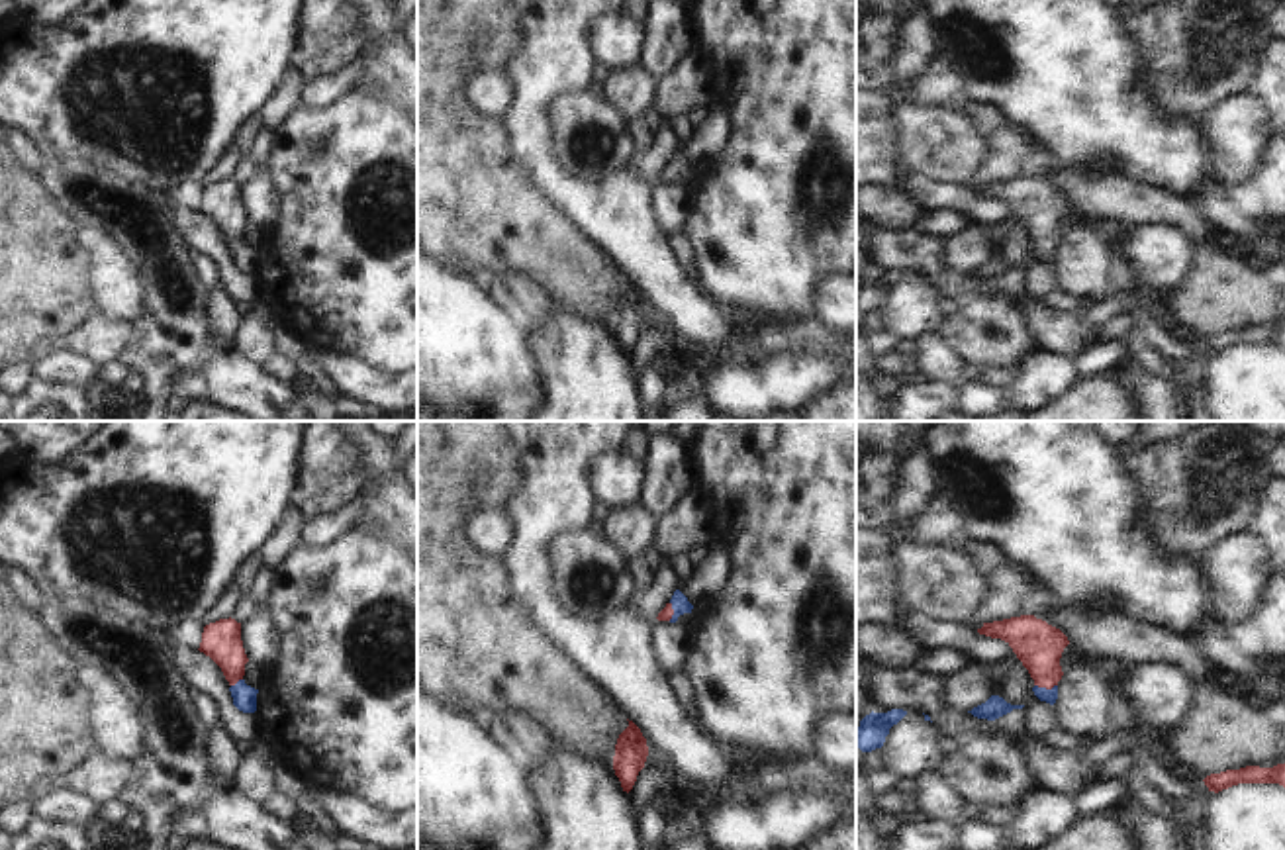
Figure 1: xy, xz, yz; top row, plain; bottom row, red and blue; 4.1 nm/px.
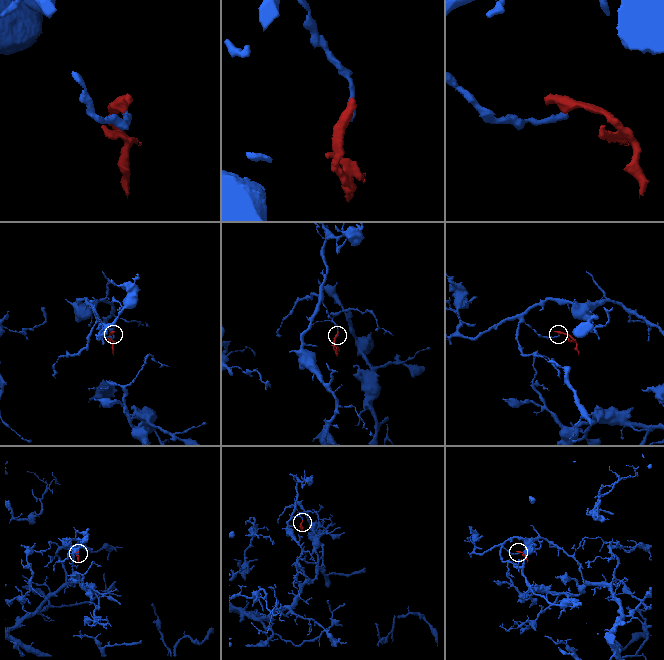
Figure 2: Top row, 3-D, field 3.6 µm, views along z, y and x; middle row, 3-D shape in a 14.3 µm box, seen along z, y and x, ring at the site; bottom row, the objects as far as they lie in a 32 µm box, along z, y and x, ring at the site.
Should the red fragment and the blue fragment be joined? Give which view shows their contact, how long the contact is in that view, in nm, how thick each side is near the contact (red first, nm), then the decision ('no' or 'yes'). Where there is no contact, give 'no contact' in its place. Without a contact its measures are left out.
yz | 100 nm | 190/60 nm | yes

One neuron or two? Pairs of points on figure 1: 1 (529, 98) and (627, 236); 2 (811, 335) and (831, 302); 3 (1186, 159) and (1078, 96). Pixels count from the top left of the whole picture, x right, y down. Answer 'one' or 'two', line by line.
1: one
2: two
3: one

